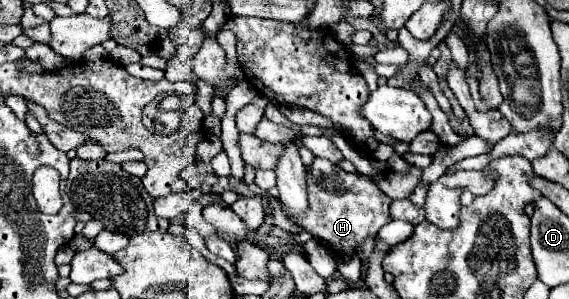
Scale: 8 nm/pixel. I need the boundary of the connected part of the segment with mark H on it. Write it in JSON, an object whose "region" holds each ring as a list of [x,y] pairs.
{"region":[[[315,158],[307,168],[307,194],[309,194],[309,210],[303,214],[291,214],[281,206],[283,214],[311,232],[317,240],[323,240],[339,254],[353,254],[355,248],[367,238],[377,236],[379,228],[391,222],[389,204],[391,198],[385,196],[369,176],[349,174],[341,166],[331,164],[329,160]]]}

